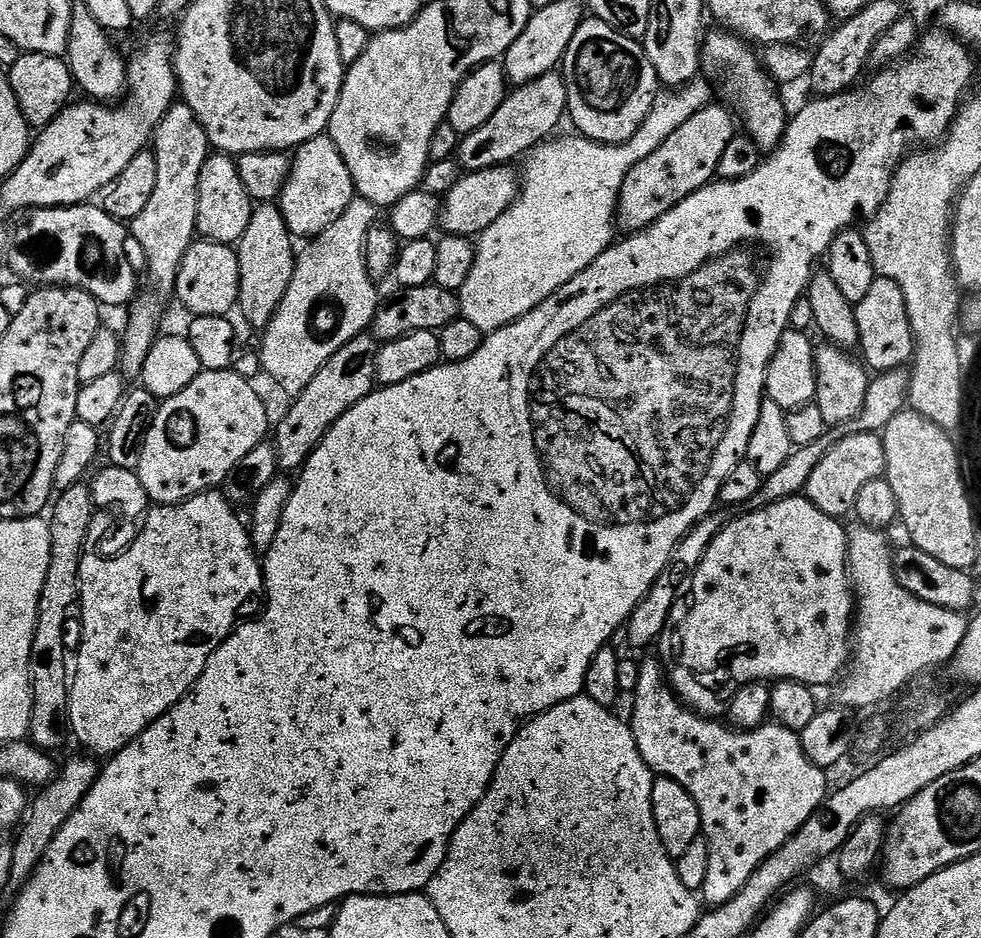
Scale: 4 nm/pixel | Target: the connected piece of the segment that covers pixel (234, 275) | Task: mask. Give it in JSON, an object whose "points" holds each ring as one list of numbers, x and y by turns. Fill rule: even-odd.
{"points":[[197,239,190,246,186,258,182,258,182,266,178,270,176,279,175,299,180,299,180,304,193,317,197,316,222,316,227,317,240,302,240,257,237,249,230,244,219,244,213,240]]}

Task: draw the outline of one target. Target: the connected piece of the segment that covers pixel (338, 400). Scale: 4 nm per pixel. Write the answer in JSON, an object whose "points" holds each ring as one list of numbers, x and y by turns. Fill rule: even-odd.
{"points":[[361,334,346,342,346,346,342,346,342,350,334,353,326,366,322,366,322,370,314,374,310,386,306,386,306,390,291,401,292,409,277,424,275,421,274,443,281,473,292,474,303,468,308,461,308,455,320,445,330,426,334,426,334,422,338,422,338,418,342,418,346,410,358,406,362,398,374,391,377,387,377,351,378,341,371,334]]}

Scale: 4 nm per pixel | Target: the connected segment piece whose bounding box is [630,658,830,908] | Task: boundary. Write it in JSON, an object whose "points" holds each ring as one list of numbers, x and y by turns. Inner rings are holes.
{"points":[[641,659,639,663,638,686,631,697,631,700,633,699,632,716,630,715,632,733,638,742,638,750,642,754,642,758,647,762,653,773,657,777,665,776,674,782,678,782,678,786,682,786,686,790,686,794,690,794,690,798,694,798,694,802,698,806,702,836,703,839,708,841,708,849,710,850,710,870,706,870,706,882,702,889,702,900,705,905,718,908,726,902,730,902,730,898,734,898,734,894,738,894,738,890,742,890,742,886,746,886,746,882,750,882,750,874,754,874,754,870,758,870,758,866,762,866,762,862,766,862,766,858,770,858,770,854,777,852,791,836,798,834,798,830,802,830,802,826,806,826,808,819,822,807,830,795,830,787,828,788,829,773,825,769,819,768,814,762,810,762,810,758,806,758,806,750,802,750,799,732,791,732,787,726,779,722,766,722,760,728,747,730,729,726,727,723,724,723,725,725,719,724,721,722,719,719,709,718,700,715,699,712,693,712,672,691,671,687,666,683,666,673,659,659]]}

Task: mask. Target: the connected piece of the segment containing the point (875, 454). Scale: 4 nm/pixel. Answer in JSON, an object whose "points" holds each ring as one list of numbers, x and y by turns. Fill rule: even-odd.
{"points":[[848,432,837,444,833,443,825,452,818,466,810,474,803,495,822,514,844,518,844,515,855,513,858,493,866,482,881,479,886,472,886,450,883,435,874,432]]}

